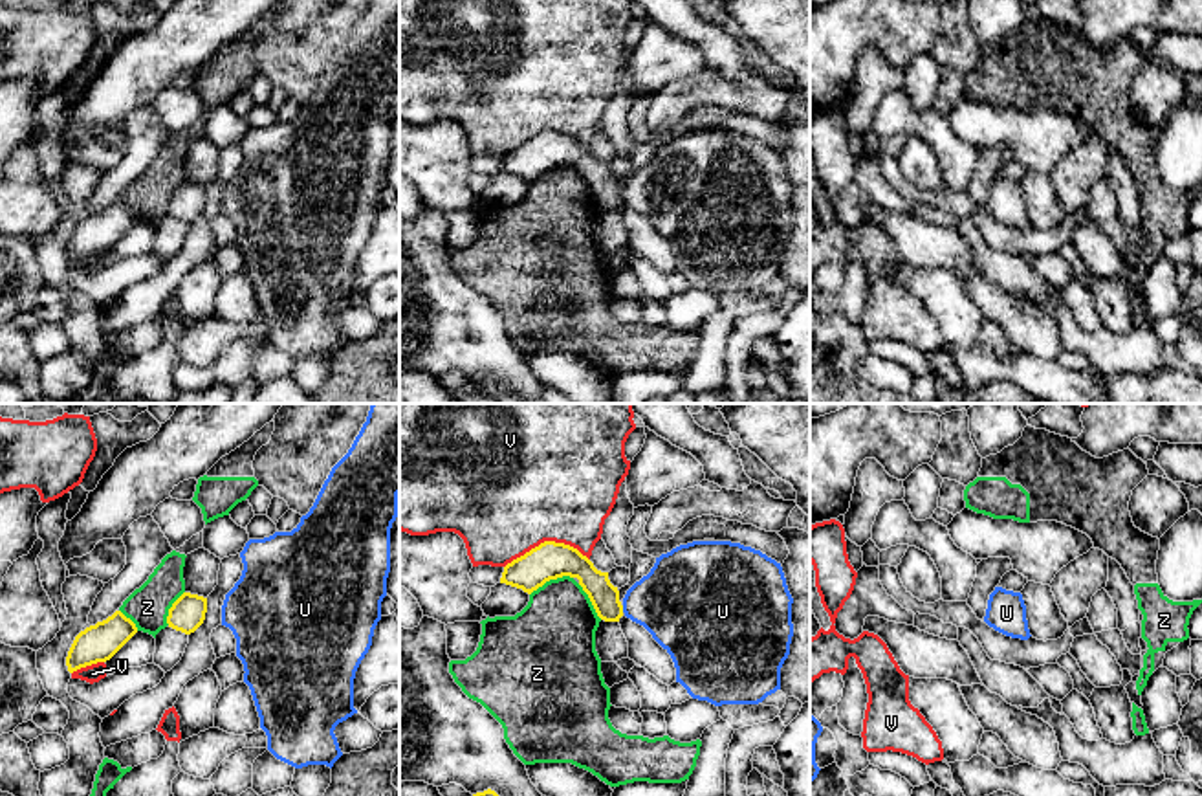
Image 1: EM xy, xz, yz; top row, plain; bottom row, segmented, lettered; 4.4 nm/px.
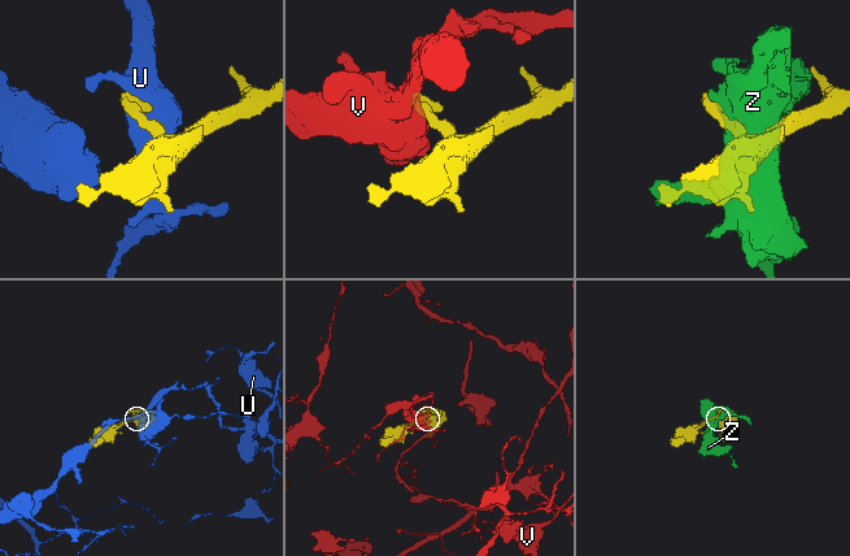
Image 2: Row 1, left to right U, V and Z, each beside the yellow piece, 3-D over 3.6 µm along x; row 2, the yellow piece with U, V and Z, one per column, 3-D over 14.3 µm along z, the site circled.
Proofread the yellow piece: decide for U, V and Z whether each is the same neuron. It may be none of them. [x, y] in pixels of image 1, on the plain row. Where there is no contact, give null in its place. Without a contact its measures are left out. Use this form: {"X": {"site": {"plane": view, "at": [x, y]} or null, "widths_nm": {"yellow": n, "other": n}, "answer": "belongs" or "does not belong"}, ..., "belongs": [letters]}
{"U": {"site": {"plane": "xz", "at": [622, 198]}, "widths_nm": {"yellow": 130, "other": 360}, "answer": "does not belong"}, "V": {"site": {"plane": "xz", "at": [546, 131]}, "widths_nm": {"yellow": 170, "other": 500}, "answer": "does not belong"}, "Z": {"site": {"plane": "xz", "at": [550, 167]}, "widths_nm": {"yellow": 170, "other": 360}, "answer": "does not belong"}, "belongs": []}

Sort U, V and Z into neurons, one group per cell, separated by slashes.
U / V / Z

